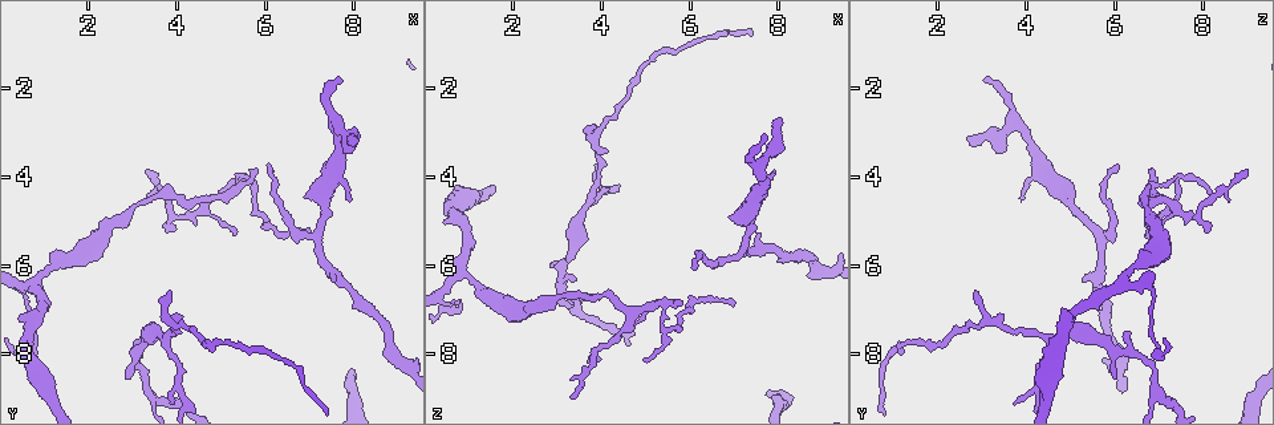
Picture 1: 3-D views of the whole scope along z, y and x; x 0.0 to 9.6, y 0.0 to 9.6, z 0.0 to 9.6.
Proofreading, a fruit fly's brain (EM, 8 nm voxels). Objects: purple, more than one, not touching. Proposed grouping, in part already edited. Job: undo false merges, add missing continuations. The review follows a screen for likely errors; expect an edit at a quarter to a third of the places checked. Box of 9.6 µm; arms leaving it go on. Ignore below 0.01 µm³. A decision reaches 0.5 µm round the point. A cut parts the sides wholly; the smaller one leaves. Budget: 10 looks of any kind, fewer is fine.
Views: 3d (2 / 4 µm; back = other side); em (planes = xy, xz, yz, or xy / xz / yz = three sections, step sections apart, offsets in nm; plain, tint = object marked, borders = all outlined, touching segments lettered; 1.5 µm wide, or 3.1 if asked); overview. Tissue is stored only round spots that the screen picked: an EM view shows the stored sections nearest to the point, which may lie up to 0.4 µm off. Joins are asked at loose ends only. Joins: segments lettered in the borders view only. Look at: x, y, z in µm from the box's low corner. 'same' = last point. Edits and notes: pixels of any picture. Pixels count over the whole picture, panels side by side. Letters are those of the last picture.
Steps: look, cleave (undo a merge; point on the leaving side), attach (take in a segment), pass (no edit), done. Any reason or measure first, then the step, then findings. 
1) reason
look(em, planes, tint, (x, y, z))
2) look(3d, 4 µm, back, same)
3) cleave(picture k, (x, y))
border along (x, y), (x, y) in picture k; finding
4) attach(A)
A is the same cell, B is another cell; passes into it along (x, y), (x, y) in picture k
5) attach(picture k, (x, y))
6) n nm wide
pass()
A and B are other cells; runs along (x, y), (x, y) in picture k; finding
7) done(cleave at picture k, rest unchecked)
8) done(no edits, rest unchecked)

branch stops here
look(3d, 2 µm, (3.25, 3.85, 9.00))

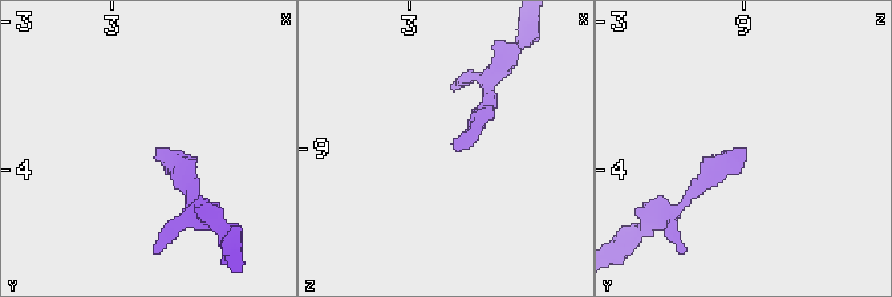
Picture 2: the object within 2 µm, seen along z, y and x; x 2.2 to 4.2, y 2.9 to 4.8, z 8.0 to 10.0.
need the tissue
look(em, planes, borders, (3.28, 3.86, 8.98))

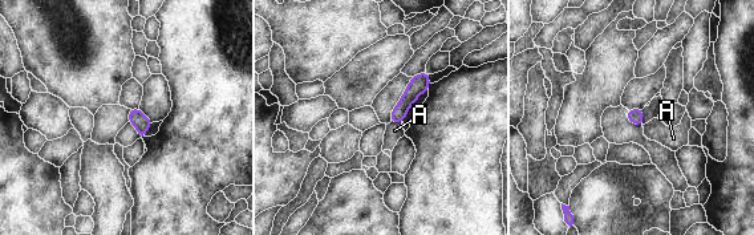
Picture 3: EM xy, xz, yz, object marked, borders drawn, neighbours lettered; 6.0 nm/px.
pass()
A is another cell; runs along (425, 76), (393, 118) in picture 3; no lettered segment goes on from it

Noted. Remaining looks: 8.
sharp bend
look(3d, 2 µm, (5.45, 4.05, 7.35))

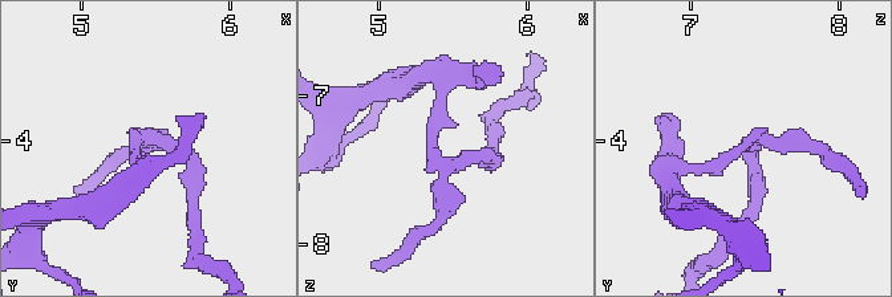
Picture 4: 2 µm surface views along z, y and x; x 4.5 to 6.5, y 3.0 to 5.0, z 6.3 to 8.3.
shape alone is not enough
look(em, planes, tint, (5.38, 4.00, 7.38))

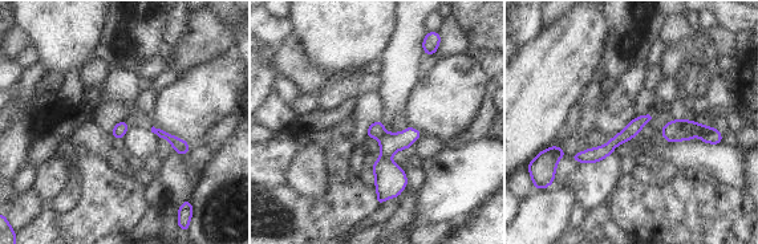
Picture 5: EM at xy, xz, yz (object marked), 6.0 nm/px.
see the neighbours
look(em, planes, borders, same)

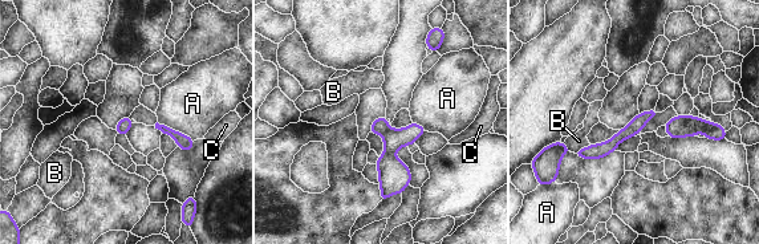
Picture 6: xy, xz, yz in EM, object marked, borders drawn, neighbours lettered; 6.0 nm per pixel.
80 nm wide; A touches over 260 nm
cleave(picture 6, (393, 171))
A, B and C are other cells; two neurons meet here

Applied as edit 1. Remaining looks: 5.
thick turns thin
look(em, planes, tint, (7.40, 4.70, 5.05))

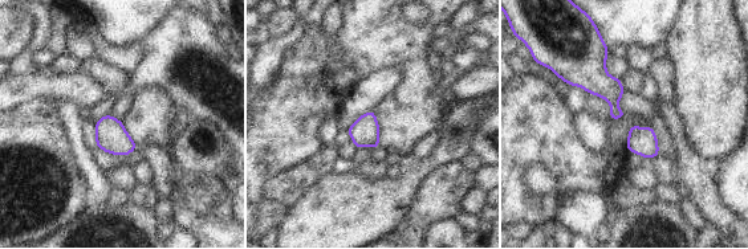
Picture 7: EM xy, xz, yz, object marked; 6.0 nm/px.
see the neighbours
look(em, planes, borders, same)

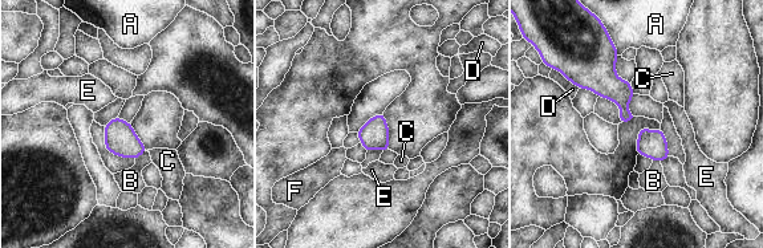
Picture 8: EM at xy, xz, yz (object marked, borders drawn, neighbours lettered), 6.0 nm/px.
pass()
A, B, C, D, E and F are other cells; border along (147, 150), (136, 159) in picture 8; all the same neuron

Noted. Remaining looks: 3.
done(cleave at picture 6, rest unchecked)

